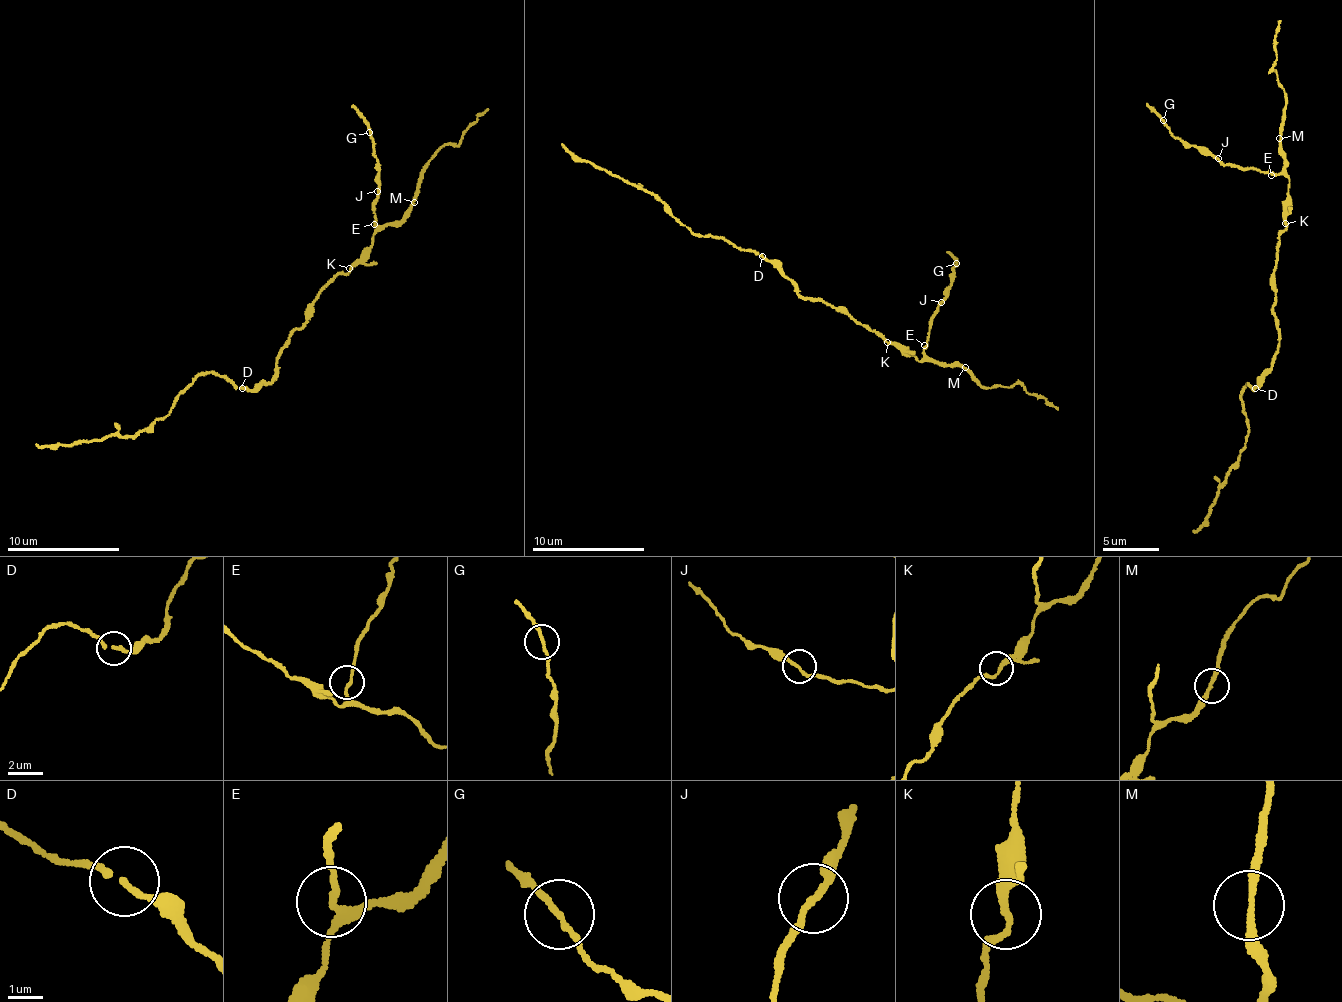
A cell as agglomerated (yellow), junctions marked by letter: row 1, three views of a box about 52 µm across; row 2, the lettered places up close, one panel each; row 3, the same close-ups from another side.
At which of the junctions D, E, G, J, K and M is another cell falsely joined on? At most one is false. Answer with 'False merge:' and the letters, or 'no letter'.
False merge: no letter

